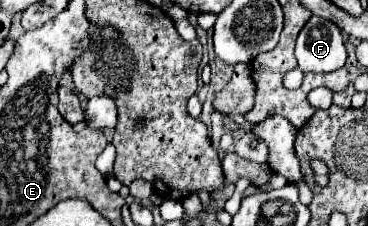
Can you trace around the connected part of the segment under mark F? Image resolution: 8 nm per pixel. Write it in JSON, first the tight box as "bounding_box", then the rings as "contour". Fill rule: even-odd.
{"bounding_box":[295,17,347,73],"contour":[[[311,17],[297,37],[295,47],[299,69],[329,73],[345,65],[347,51],[341,29],[331,21]]]}

